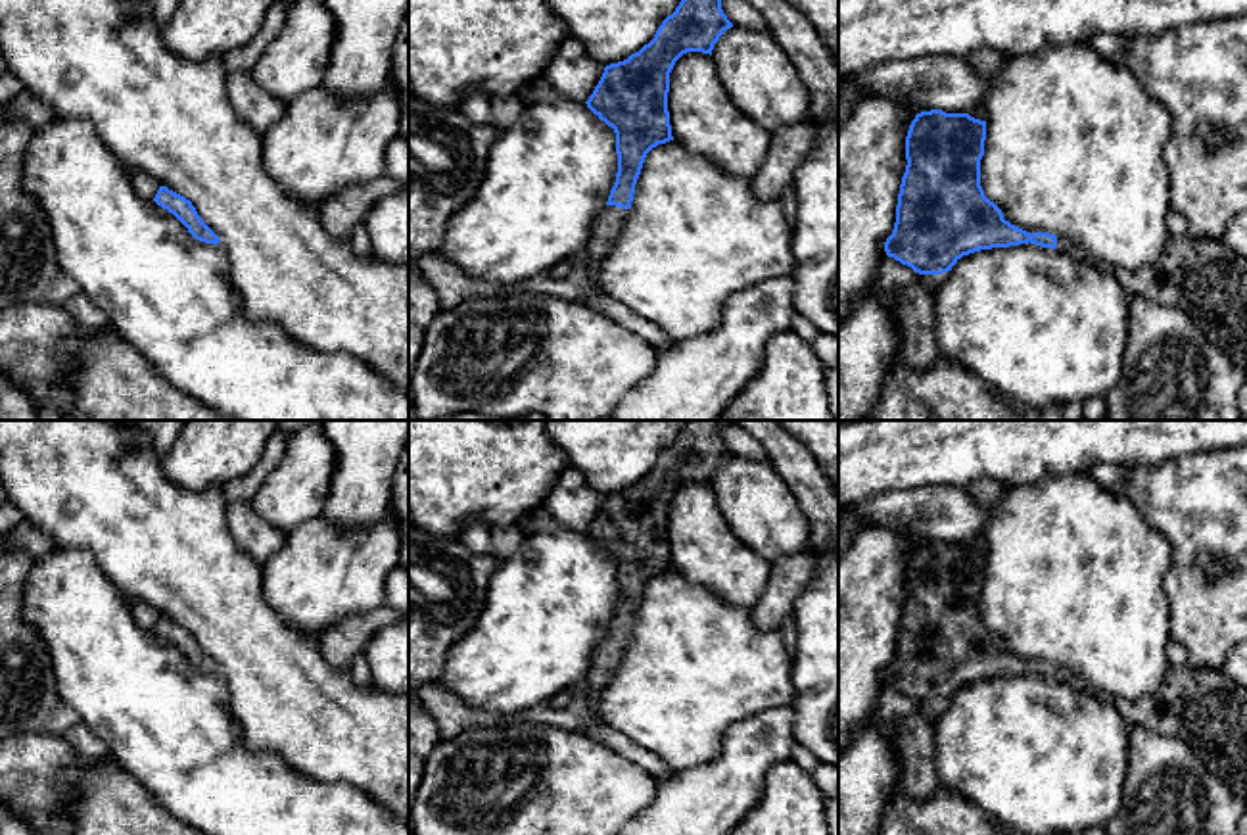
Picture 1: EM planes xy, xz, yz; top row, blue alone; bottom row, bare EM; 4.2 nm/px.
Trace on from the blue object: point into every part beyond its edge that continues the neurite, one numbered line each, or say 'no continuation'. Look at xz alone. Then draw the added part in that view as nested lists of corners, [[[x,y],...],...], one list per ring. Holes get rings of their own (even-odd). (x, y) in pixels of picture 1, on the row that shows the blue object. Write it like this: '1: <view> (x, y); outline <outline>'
1: xz (611, 219); outline [[[604,205],[593,225],[591,238],[587,240],[587,274],[600,288],[599,269],[606,251],[618,242],[620,230],[627,223],[629,209]],[[600,288],[602,290],[602,288]]]

